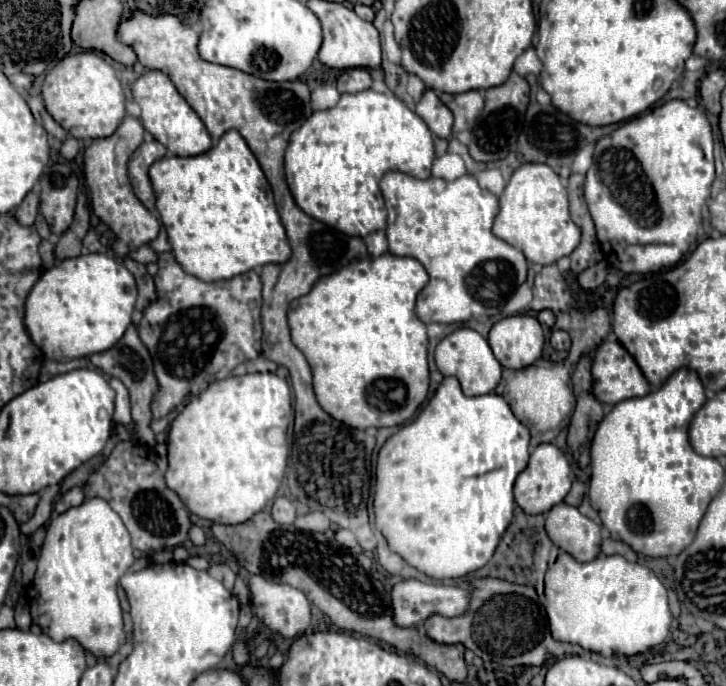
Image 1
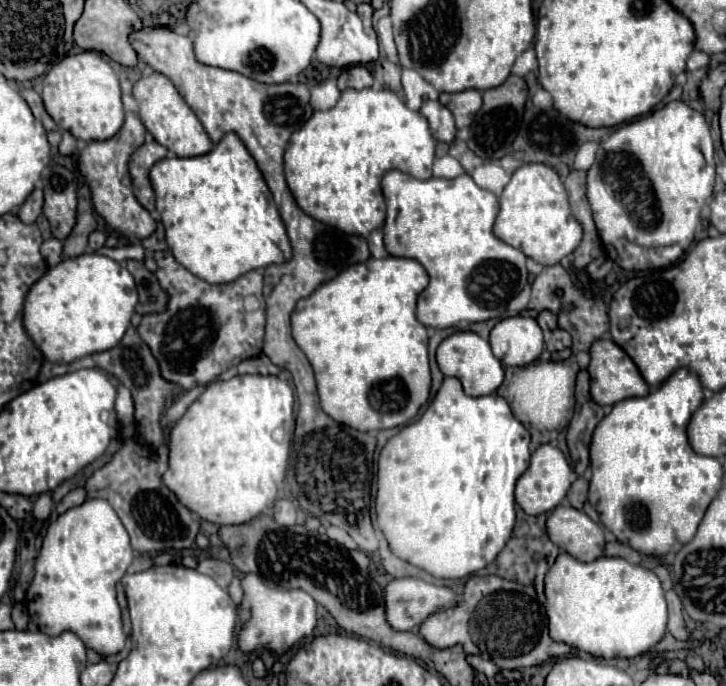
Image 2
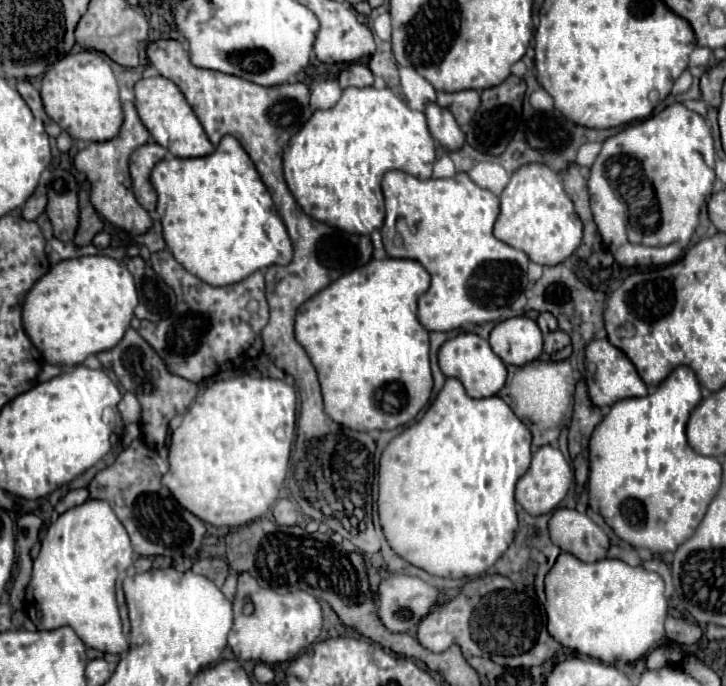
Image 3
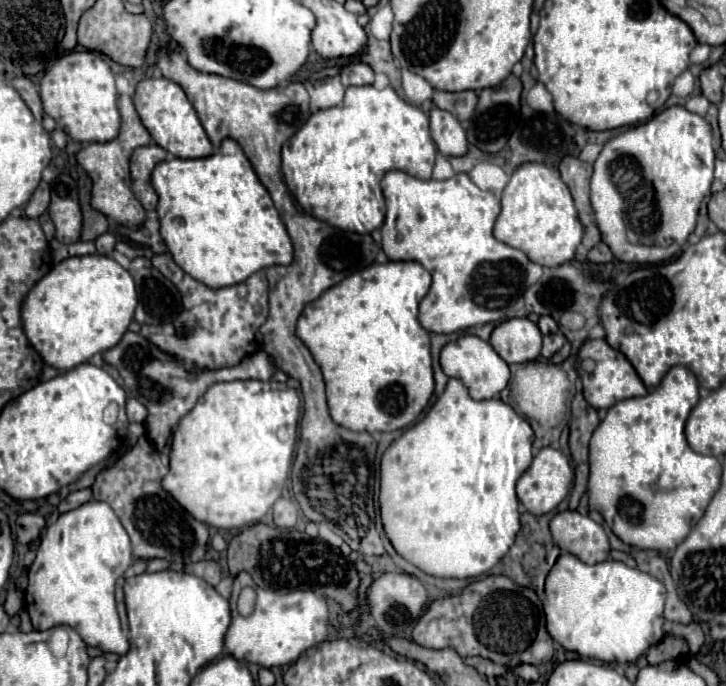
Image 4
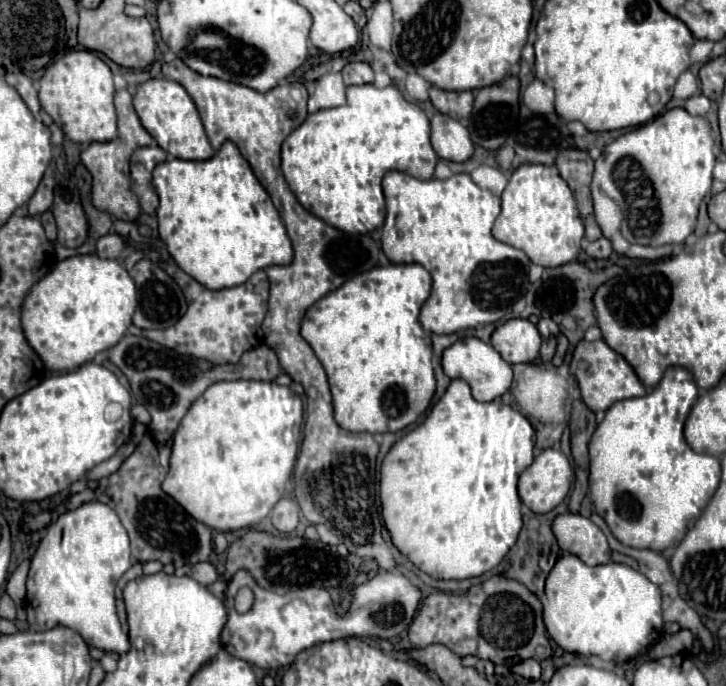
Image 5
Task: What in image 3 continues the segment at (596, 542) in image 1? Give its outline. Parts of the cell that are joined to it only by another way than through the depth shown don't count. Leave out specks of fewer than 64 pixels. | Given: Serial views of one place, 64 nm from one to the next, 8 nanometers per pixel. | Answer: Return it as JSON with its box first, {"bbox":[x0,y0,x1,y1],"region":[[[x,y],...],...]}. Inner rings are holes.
{"bbox":[548,508,610,562],"region":[[[572,508],[556,510],[548,522],[548,530],[560,550],[574,554],[582,562],[596,562],[608,554],[610,540],[606,532],[586,514]]]}

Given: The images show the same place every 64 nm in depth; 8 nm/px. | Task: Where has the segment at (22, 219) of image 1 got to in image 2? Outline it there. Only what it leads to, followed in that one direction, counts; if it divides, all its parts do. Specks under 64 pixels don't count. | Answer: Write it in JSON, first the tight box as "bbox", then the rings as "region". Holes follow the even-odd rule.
{"bbox":[18,188,44,224],"region":[[[36,188],[36,190],[28,196],[28,200],[22,204],[22,208],[20,208],[20,212],[18,212],[20,220],[24,220],[26,224],[36,222],[36,218],[38,218],[40,212],[42,212],[42,204],[44,204],[44,190],[42,190],[42,188]]]}

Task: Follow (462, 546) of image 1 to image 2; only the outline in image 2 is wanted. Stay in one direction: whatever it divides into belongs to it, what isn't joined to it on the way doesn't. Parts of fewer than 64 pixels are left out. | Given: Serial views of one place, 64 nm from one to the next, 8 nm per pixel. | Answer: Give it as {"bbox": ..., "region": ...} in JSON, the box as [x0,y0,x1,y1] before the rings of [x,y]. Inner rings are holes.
{"bbox":[376,378,530,578],"region":[[[444,378],[442,388],[434,396],[434,400],[426,408],[426,412],[416,422],[404,426],[396,436],[392,436],[380,452],[376,514],[378,514],[378,526],[384,532],[388,544],[390,544],[390,550],[398,558],[410,562],[412,566],[418,566],[418,568],[426,570],[428,574],[432,574],[436,578],[464,578],[464,576],[470,576],[470,574],[486,568],[490,562],[494,562],[494,558],[500,554],[500,550],[506,546],[506,542],[512,536],[512,530],[514,530],[514,524],[516,524],[514,484],[524,474],[528,464],[530,464],[530,432],[512,416],[512,410],[506,404],[506,400],[502,396],[496,396],[496,394],[472,398],[472,396],[464,394],[462,384],[460,384],[458,378]]]}

